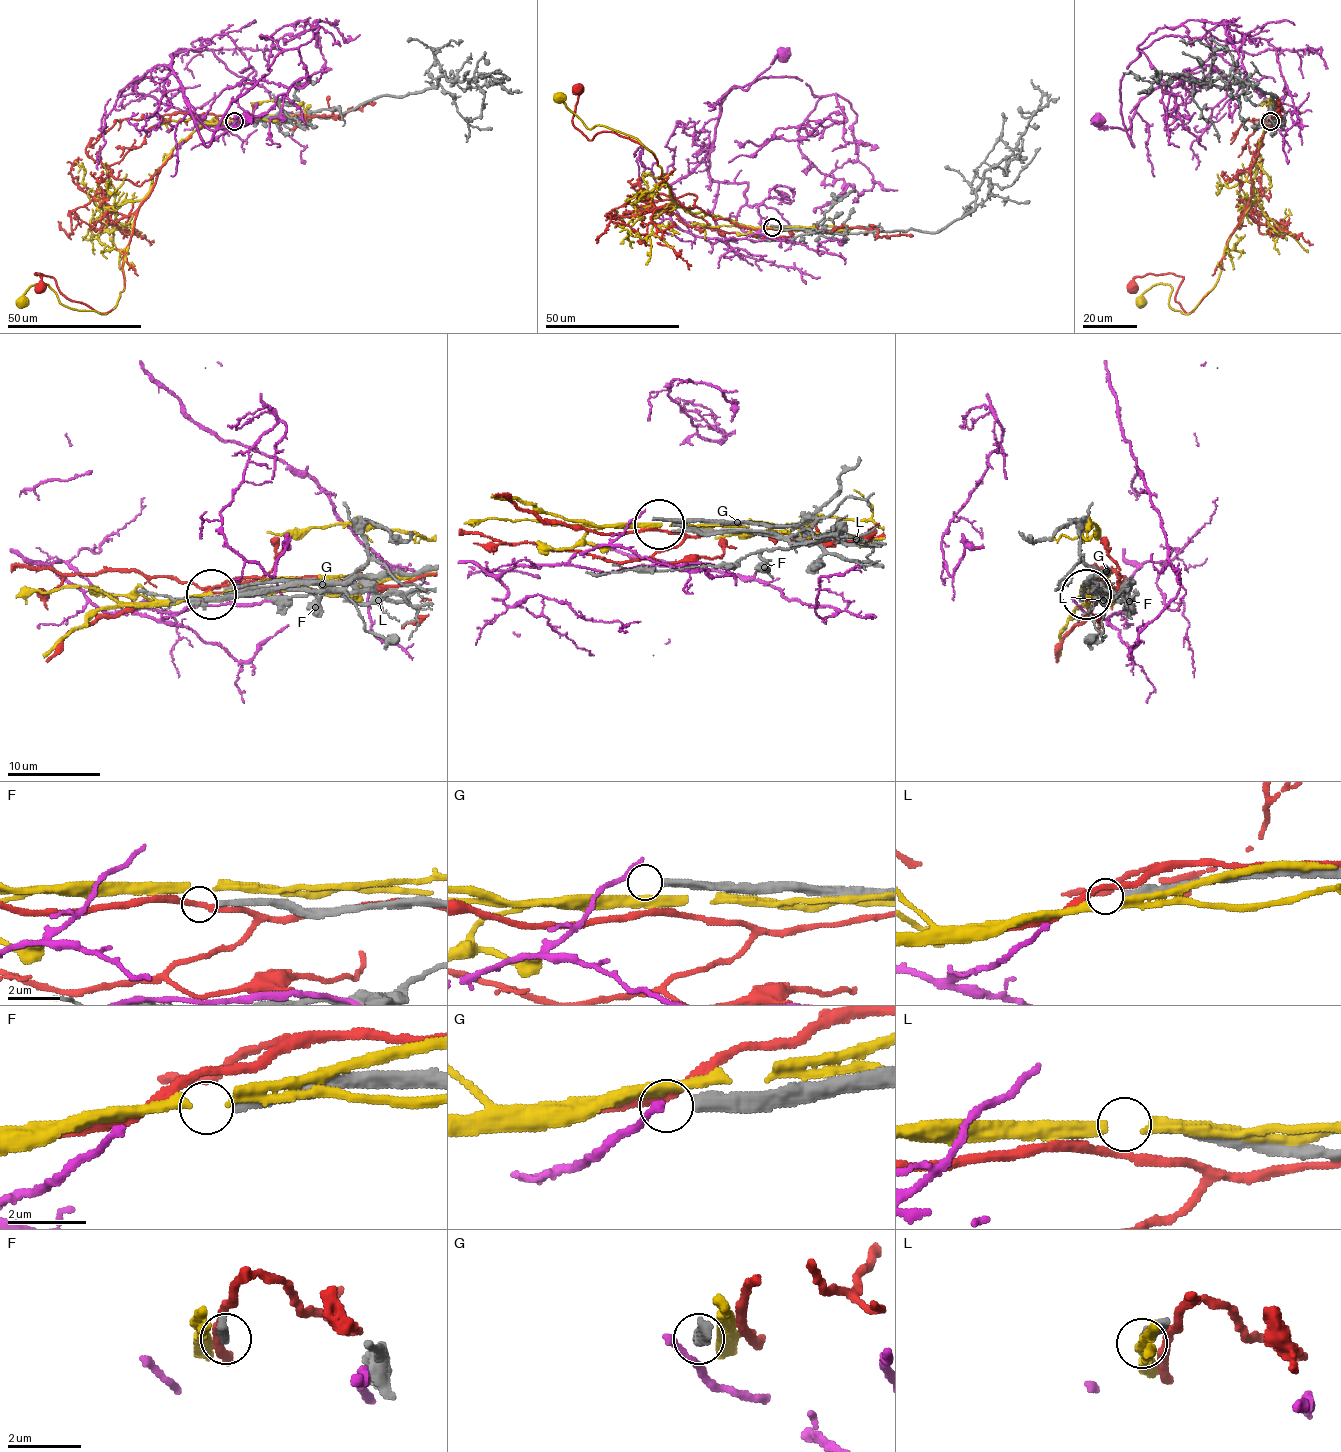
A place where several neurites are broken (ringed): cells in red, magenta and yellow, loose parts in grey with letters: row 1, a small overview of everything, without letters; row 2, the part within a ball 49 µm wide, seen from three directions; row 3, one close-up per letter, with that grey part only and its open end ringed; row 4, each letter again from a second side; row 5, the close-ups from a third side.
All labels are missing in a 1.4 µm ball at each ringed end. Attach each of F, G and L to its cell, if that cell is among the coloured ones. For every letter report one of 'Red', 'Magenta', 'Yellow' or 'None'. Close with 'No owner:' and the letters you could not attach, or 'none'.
F: None
G: None
L: None
No owner: F, G, L

